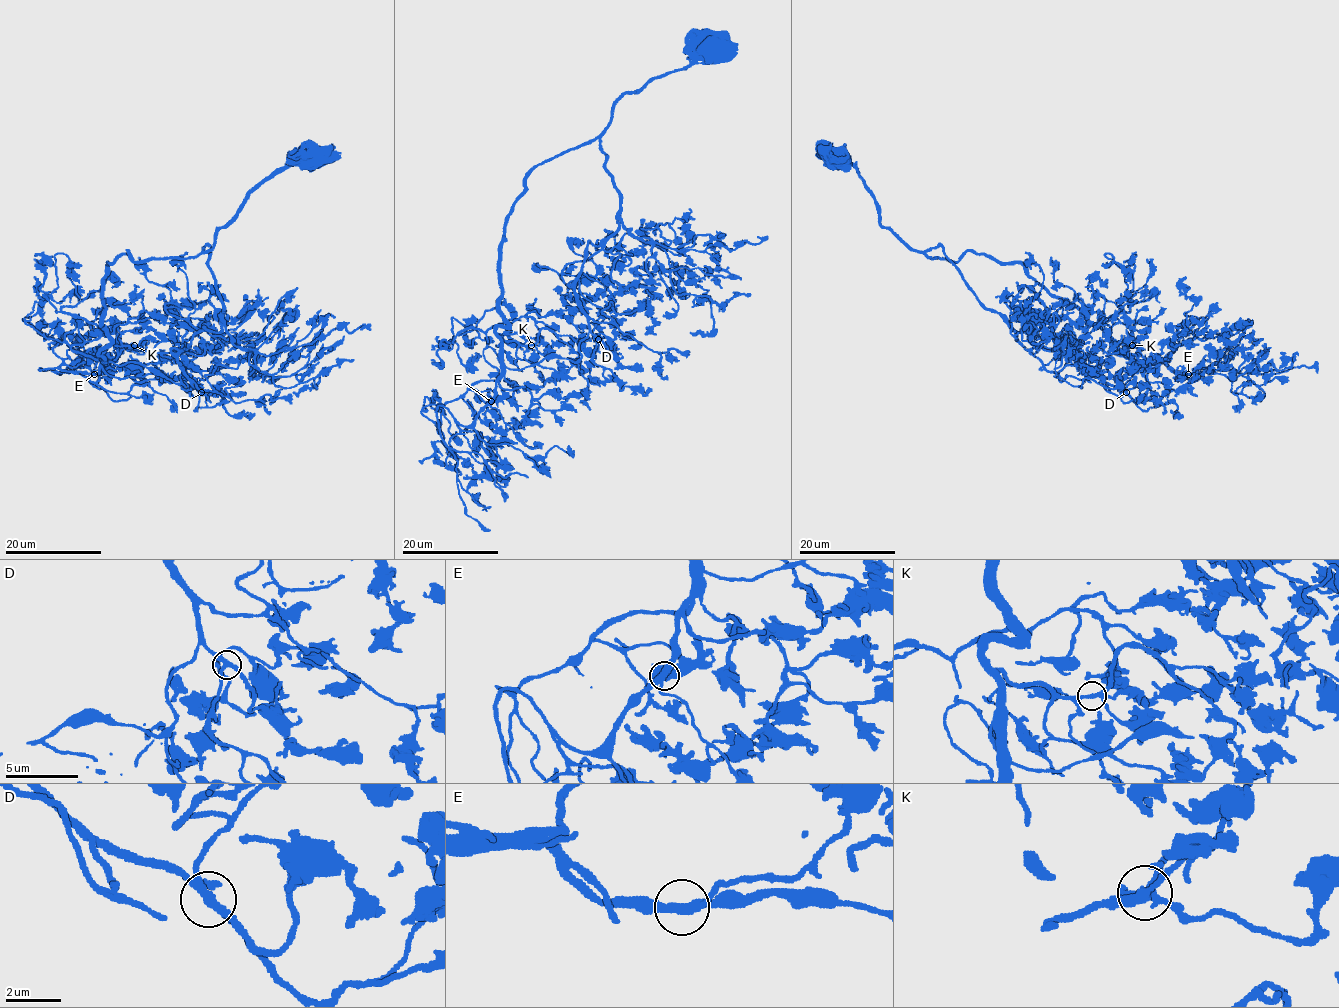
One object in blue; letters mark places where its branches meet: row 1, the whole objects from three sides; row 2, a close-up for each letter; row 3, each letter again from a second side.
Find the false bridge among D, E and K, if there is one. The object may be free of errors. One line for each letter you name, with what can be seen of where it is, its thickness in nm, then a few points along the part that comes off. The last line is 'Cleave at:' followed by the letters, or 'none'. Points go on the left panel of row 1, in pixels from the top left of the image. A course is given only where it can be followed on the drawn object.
Cleave at: none

